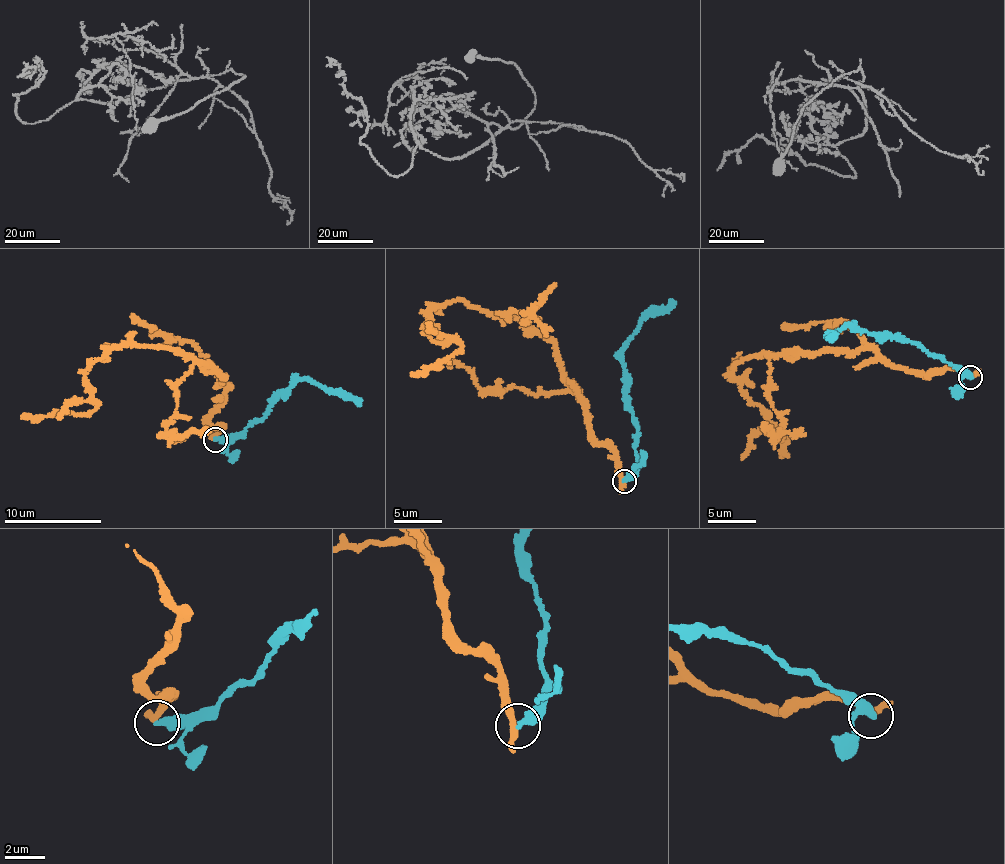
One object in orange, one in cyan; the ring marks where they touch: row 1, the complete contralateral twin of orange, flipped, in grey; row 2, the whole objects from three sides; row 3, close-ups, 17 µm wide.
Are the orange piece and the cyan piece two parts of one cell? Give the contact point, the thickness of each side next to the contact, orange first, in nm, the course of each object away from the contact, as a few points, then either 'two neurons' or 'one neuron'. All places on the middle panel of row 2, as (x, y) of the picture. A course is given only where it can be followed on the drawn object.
(624, 481) | 300/360 nm | orange via (624, 481), (610, 447), (592, 437), (558, 353), (511, 314), (437, 304), (430, 335), (461, 345), (412, 374) | cyan via (624, 481), (636, 463), (637, 433), (630, 409), (622, 347), (639, 325), (676, 302) | two neurons

